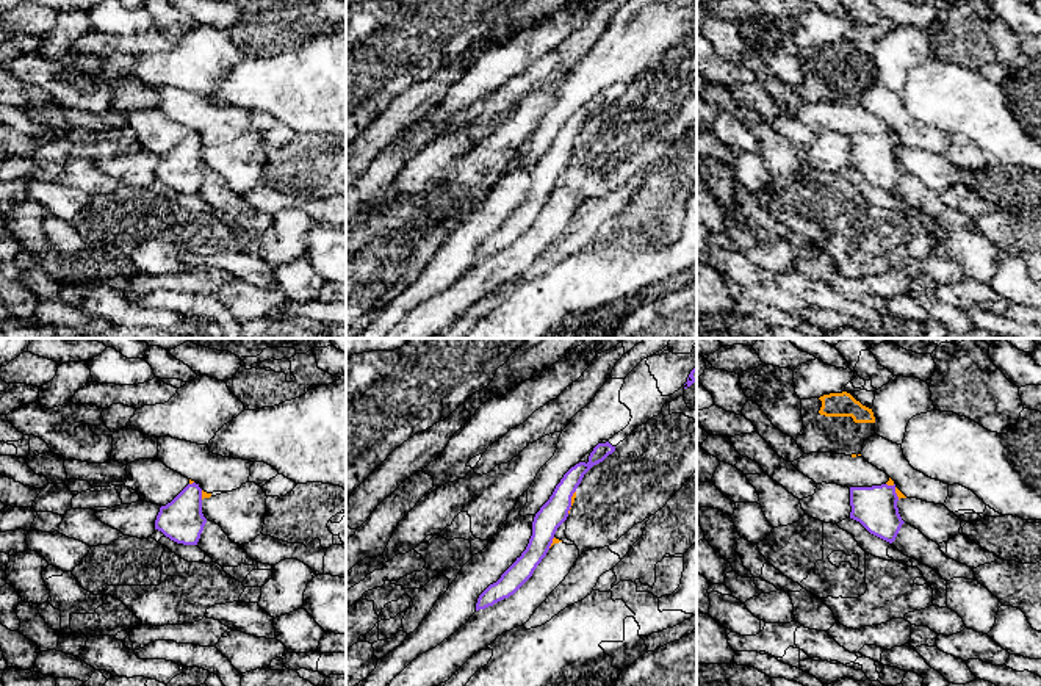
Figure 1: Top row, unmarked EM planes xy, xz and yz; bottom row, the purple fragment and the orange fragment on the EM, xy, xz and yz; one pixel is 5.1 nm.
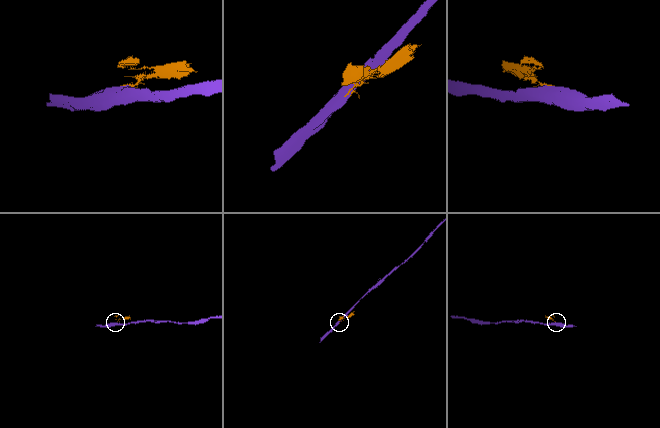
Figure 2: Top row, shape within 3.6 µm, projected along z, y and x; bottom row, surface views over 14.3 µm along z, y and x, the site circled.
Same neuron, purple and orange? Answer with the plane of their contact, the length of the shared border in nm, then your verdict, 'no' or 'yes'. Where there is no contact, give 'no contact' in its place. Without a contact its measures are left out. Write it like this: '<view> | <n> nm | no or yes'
xz | 130 nm | no

